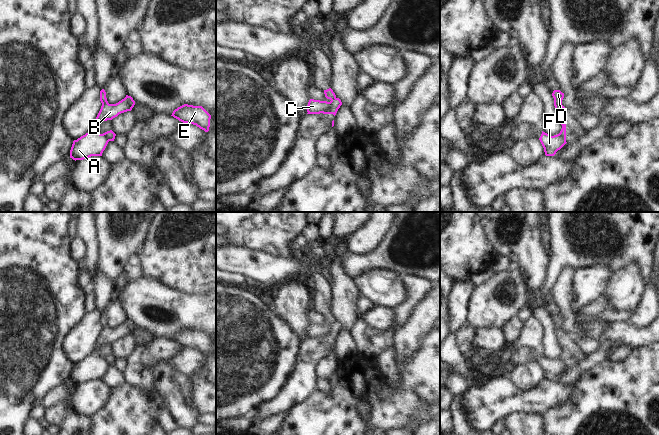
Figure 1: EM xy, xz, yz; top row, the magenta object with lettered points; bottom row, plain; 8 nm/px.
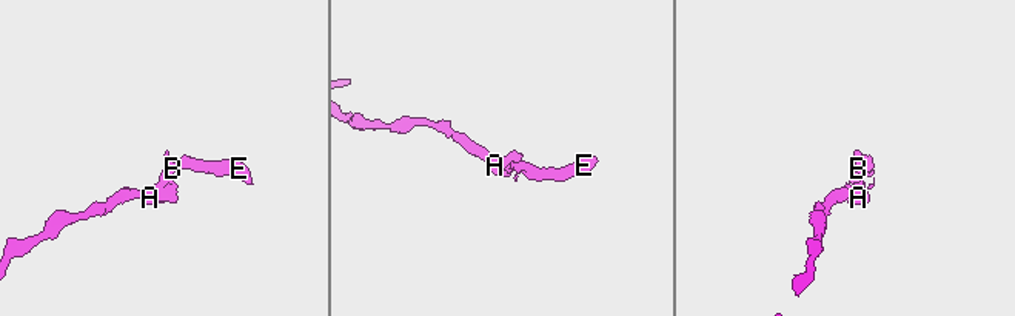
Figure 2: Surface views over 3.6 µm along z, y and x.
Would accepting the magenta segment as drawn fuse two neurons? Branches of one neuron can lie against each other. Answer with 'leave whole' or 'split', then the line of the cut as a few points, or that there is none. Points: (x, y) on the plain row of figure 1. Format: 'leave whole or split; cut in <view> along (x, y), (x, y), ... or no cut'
split; cut in xz along (330, 326), (321, 336)

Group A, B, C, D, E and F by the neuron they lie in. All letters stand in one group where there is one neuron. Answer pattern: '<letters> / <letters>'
A C F / B D E

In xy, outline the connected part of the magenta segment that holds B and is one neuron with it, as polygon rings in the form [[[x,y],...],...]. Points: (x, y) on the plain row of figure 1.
[[[104,313],[100,315],[100,325],[102,327],[102,330],[96,341],[95,349],[103,345],[112,344],[121,337],[131,335],[135,329],[135,325],[133,324],[133,322],[128,319],[126,319],[124,323],[122,323],[116,328],[109,328]]]

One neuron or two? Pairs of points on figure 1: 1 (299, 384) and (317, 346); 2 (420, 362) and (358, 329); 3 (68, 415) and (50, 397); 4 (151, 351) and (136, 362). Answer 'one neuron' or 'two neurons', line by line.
1: one neuron
2: two neurons
3: one neuron
4: one neuron

